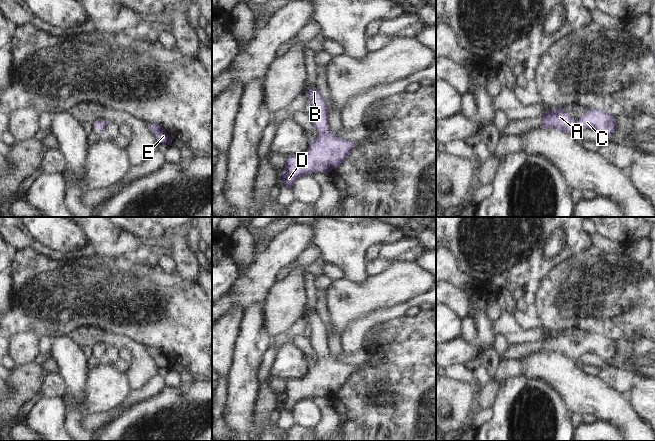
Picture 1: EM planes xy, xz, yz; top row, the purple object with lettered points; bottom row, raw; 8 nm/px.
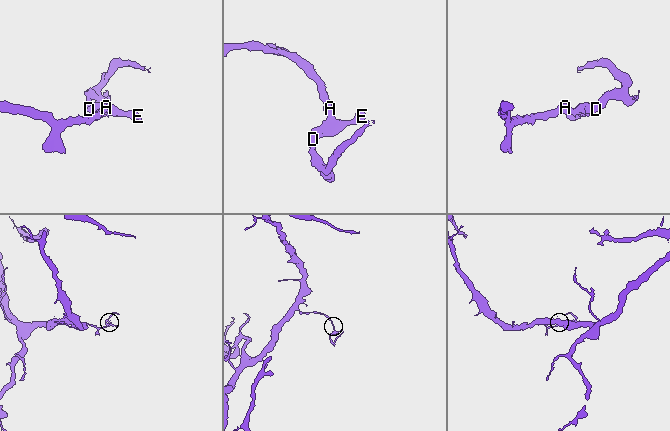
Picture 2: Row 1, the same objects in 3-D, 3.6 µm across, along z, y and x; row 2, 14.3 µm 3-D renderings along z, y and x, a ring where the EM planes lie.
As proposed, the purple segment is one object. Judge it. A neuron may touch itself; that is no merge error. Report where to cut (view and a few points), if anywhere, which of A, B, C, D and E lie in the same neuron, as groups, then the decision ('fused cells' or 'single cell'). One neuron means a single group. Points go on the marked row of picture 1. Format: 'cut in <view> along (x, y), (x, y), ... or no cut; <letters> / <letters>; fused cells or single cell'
no cut; A B C D E; single cell

